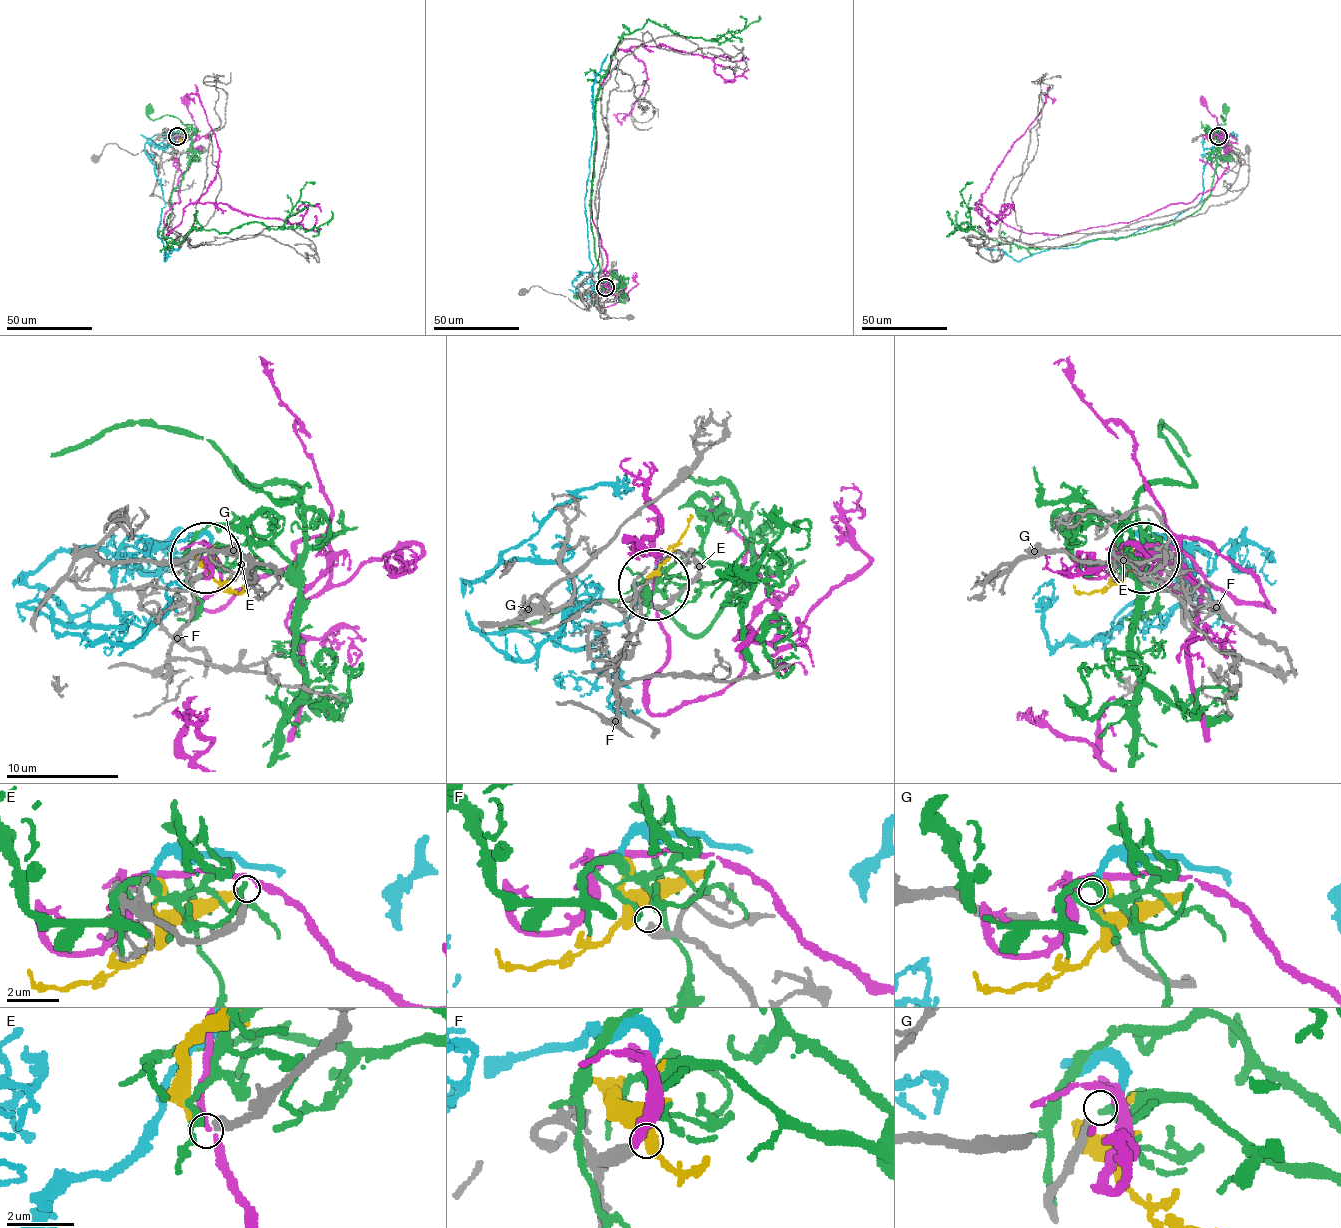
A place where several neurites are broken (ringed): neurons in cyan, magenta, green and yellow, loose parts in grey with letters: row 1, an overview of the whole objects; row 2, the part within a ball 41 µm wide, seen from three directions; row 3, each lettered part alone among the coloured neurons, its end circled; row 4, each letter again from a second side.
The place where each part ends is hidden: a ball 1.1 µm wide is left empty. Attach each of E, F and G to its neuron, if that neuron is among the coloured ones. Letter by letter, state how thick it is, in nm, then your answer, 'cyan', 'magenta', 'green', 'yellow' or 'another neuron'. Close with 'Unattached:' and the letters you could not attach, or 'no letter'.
E: 320 nm thick; another neuron
F: 320 nm thick; another neuron
G: 220 nm thick; another neuron
Unattached: E, F, G

